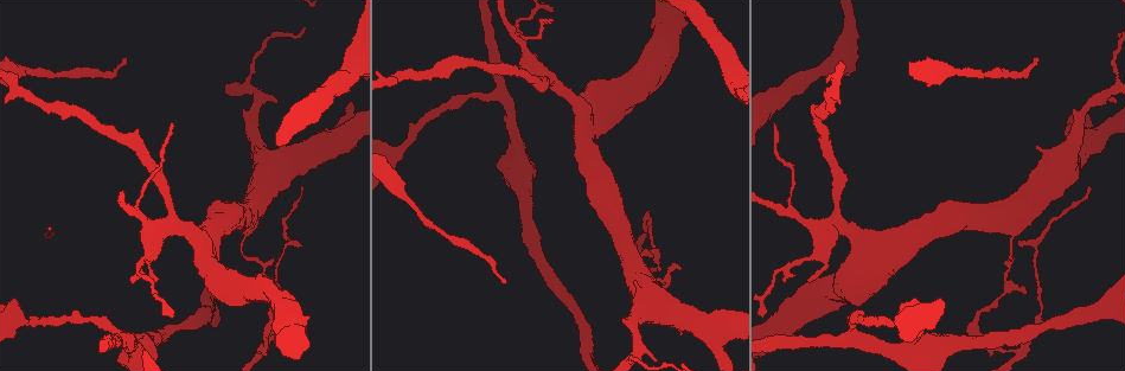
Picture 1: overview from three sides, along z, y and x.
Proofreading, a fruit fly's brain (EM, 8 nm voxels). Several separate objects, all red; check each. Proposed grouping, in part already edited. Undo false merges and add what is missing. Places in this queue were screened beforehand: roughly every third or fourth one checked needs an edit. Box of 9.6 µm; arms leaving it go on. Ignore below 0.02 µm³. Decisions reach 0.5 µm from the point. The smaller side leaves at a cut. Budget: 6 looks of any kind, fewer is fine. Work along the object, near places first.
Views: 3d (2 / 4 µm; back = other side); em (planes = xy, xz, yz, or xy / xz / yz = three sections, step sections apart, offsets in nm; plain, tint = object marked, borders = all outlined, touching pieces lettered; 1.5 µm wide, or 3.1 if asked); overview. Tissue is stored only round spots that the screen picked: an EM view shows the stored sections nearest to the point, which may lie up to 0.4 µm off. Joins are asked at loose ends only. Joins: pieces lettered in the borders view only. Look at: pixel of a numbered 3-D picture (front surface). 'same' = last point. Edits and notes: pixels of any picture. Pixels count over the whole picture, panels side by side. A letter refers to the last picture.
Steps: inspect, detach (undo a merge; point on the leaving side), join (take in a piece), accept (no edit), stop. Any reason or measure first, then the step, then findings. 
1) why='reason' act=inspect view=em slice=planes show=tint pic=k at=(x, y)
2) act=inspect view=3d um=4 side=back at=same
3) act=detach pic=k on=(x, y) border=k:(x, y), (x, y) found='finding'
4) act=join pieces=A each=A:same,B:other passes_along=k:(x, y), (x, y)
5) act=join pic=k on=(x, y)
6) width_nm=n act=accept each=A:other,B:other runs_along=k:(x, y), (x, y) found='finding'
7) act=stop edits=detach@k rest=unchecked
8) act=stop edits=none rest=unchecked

why='two arms in line, one across' act=inspect view=em slice=yz step=8 show=borders pic=1 at=(259, 351)

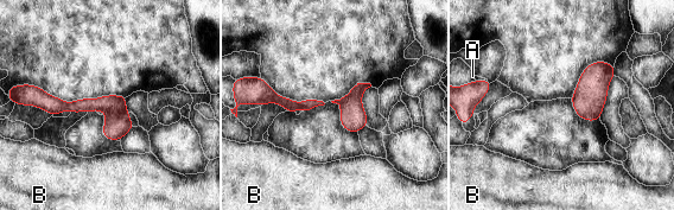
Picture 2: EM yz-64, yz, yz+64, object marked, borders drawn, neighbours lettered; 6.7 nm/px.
act=detach pic=2 on=(118, 123) each=A:other,B:other border=2:(125, 108), (106, 113) found='two neurons meet here'

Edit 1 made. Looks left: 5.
why='redraw' act=inspect view=overview

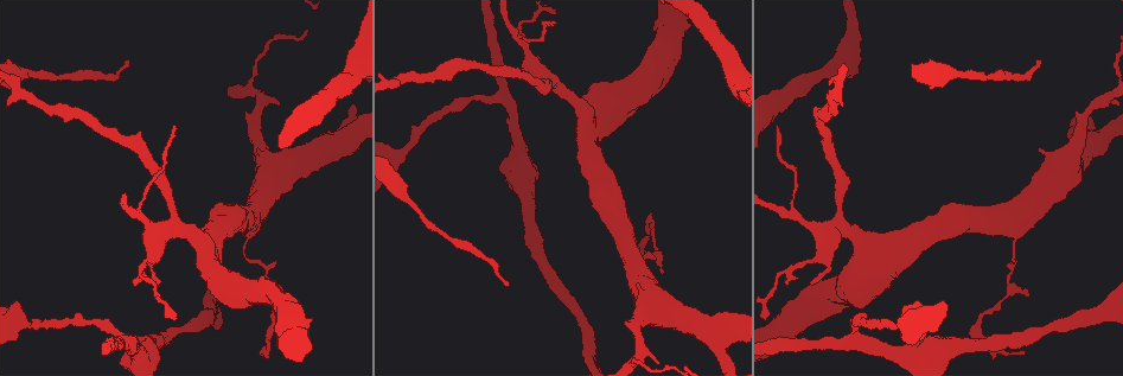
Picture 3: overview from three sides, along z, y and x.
why='four or more arms meet' act=inspect view=em slice=planes show=borders pic=3 at=(558, 86)

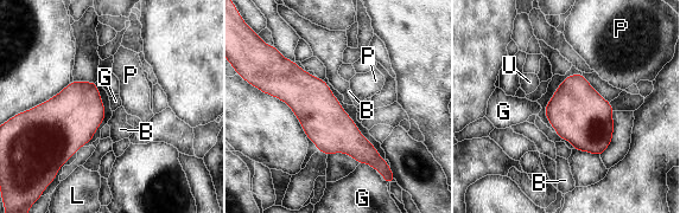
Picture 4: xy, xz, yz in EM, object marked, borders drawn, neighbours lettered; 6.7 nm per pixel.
act=accept each=B:other,G:other,L:other,P:other,U:other border=4:(358, 163), (368, 163), (376, 172) found='one neuron here'

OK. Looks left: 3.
why='long arm stops here' act=inspect view=em slice=xz step=4 show=tint pic=3 at=(127, 64)

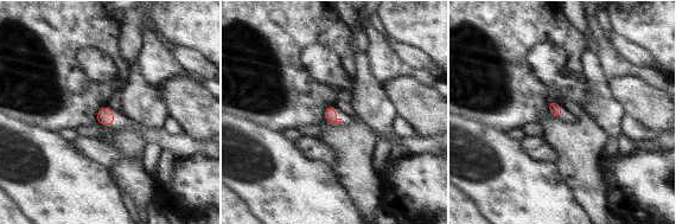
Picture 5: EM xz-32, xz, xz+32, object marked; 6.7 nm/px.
why='cut it another way' act=inspect view=em slice=planes show=borders at=same

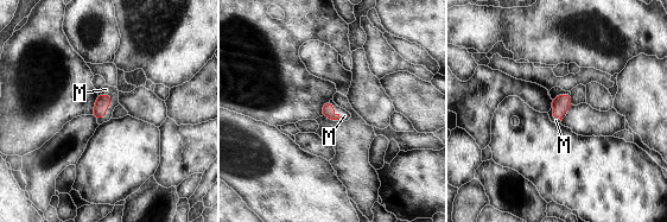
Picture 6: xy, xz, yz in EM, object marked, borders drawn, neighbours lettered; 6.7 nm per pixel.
act=join pieces=M each=M:same passes_along=6:(103, 101), (106, 108), (106, 89) found='the neuron continues'

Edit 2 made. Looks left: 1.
act=stop edits=detach@2,join@6 rest=unchecked

